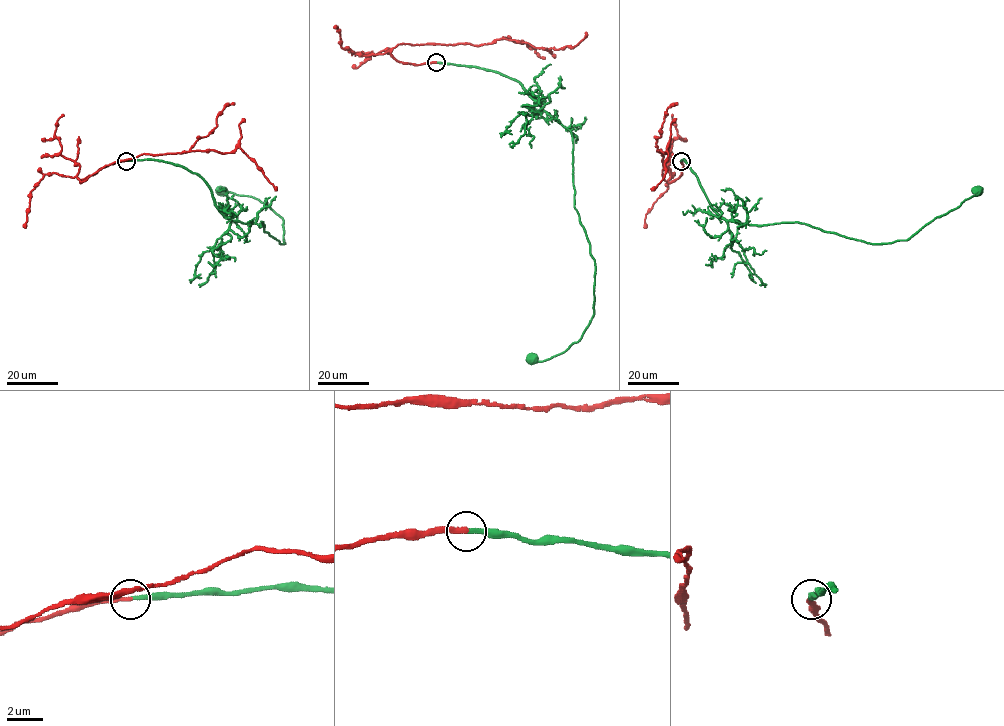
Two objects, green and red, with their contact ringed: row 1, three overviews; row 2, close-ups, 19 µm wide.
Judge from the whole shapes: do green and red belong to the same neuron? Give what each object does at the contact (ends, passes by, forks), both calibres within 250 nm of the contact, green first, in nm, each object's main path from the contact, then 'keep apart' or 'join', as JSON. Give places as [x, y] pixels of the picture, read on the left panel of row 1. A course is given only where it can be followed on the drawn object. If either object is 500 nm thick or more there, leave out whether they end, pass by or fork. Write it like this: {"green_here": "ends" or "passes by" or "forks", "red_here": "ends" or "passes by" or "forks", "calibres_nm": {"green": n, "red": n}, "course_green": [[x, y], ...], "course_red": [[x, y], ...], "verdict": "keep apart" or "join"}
{"green_here": "ends", "red_here": "ends", "calibres_nm": {"green": 240, "red": 240}, "course_green": [[126, 161], [183, 166], [209, 187], [224, 215], [262, 222], [284, 243], [283, 219], [271, 208], [221, 189]], "course_red": [[125, 161], [101, 167], [80, 182], [106, 165], [141, 154], [215, 150], [232, 153], [239, 147], [276, 190]], "verdict": "join"}

